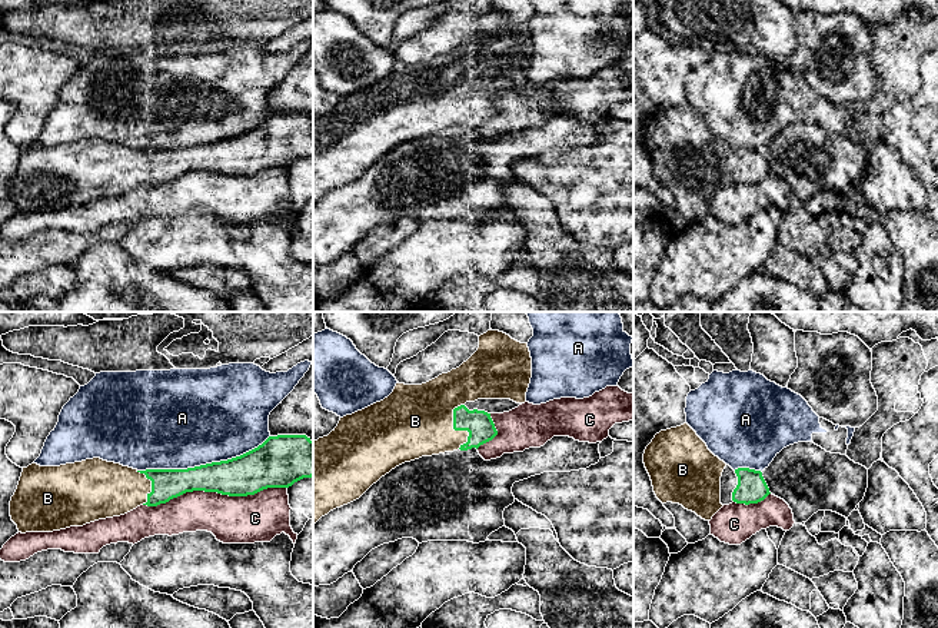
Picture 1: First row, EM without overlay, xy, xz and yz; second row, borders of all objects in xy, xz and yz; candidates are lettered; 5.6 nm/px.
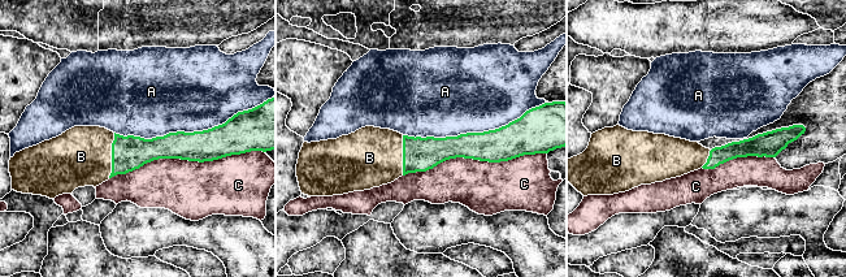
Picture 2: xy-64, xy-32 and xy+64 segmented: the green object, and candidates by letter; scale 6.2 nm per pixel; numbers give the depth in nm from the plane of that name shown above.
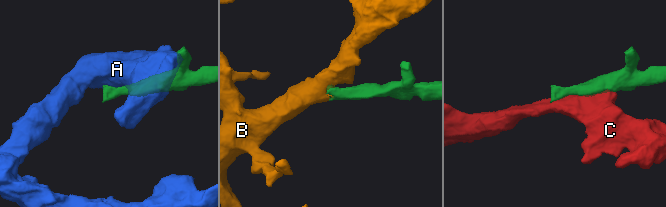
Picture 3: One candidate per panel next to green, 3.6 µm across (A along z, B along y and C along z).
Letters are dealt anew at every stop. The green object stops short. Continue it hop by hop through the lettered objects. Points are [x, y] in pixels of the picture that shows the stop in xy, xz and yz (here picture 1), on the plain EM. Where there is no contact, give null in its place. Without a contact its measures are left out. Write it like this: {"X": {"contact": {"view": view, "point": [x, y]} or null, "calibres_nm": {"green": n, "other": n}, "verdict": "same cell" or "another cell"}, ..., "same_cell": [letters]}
{"A": {"contact": {"view": "xy", "point": [203, 145]}, "calibres_nm": {"green": 220, "other": 480}, "verdict": "another cell"}, "B": {"contact": {"view": "xz", "point": [455, 109]}, "calibres_nm": {"green": 150, "other": 400}, "verdict": "same cell"}, "C": {"contact": {"view": "xy", "point": [215, 170]}, "calibres_nm": {"green": 220, "other": 280}, "verdict": "another cell"}, "same_cell": ["B"]}

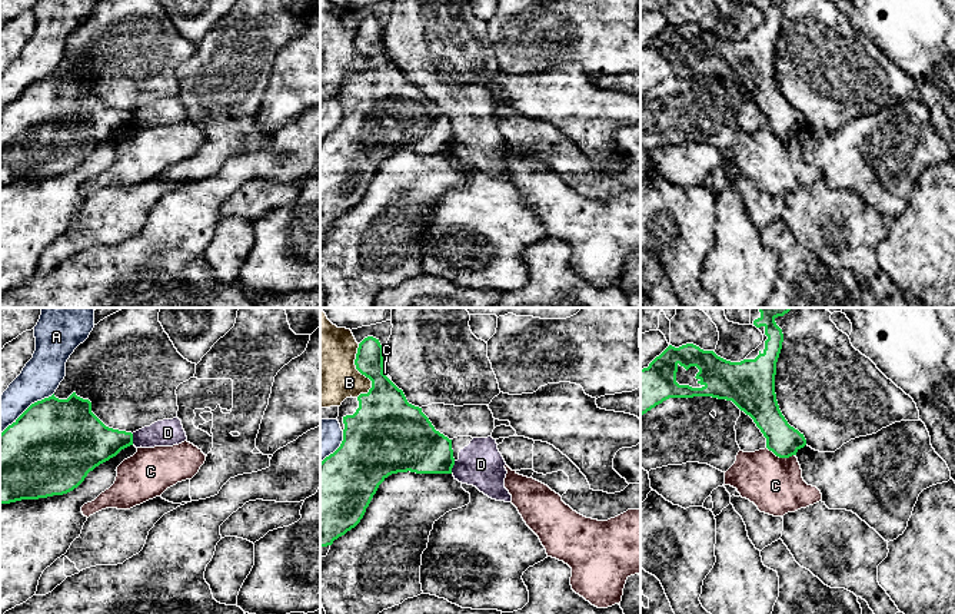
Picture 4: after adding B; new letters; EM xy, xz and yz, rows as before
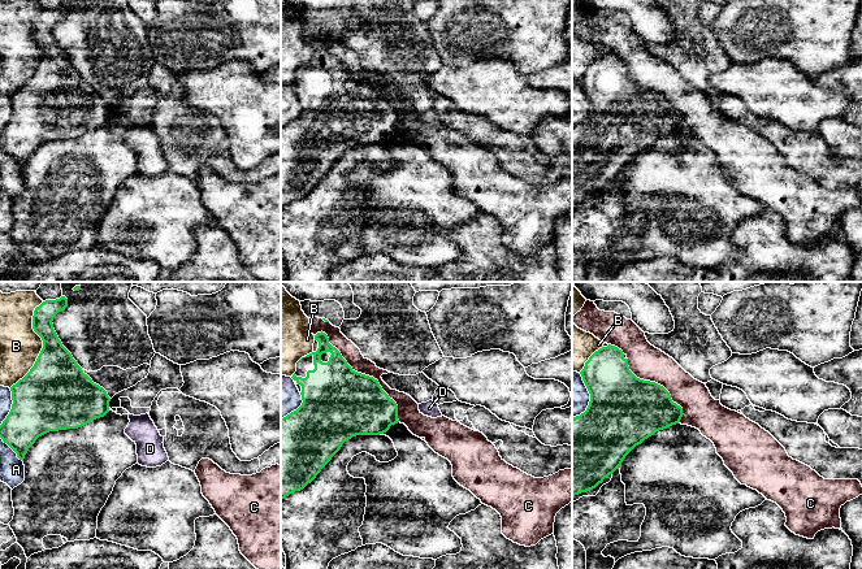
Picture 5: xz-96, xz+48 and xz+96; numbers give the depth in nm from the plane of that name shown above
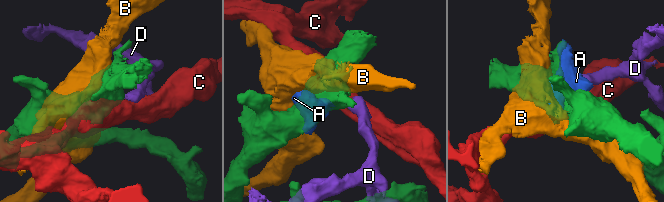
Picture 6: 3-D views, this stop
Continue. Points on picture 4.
{"A": {"contact": {"view": "xy", "point": [27, 88]}, "calibres_nm": {"green": 500, "other": 220}, "verdict": "another cell"}, "B": {"contact": {"view": "xz", "point": [362, 53]}, "calibres_nm": {"green": 300, "other": 400}, "verdict": "another cell"}, "C": {"contact": {"view": "yz", "point": [781, 136]}, "calibres_nm": {"green": 180, "other": 320}, "verdict": "another cell"}, "D": {"contact": {"view": "xz", "point": [452, 146]}, "calibres_nm": {"green": 300, "other": 260}, "verdict": "another cell"}, "same_cell": []}

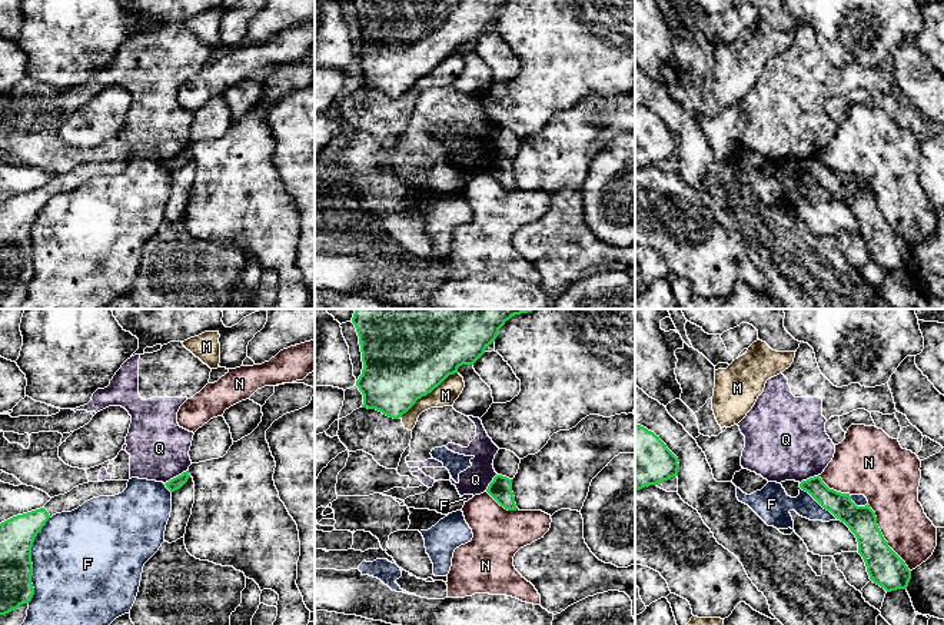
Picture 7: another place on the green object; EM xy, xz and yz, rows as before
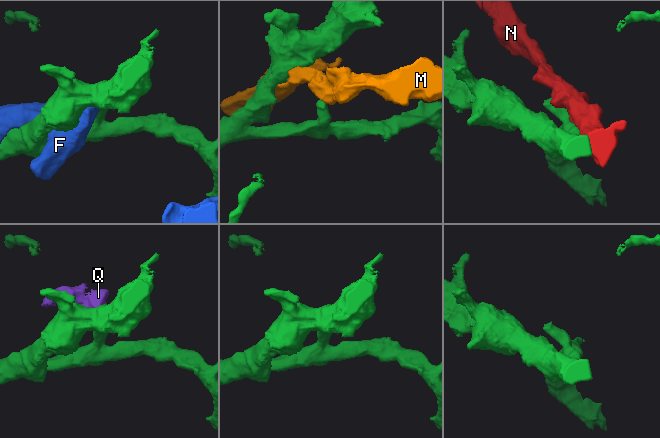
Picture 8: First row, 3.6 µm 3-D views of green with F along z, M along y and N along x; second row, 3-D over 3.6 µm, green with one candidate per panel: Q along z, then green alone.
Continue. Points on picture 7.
{"F": {"contact": {"view": "xy", "point": [30, 239]}, "calibres_nm": {"green": 200, "other": 480}, "verdict": "another cell"}, "M": {"contact": {"view": "xz", "point": [428, 72]}, "calibres_nm": {"green": 460, "other": 130}, "verdict": "another cell"}, "N": {"contact": {"view": "yz", "point": [883, 218]}, "calibres_nm": {"green": 200, "other": 280}, "verdict": "another cell"}, "Q": {"contact": {"view": "xy", "point": [176, 156]}, "calibres_nm": {"green": 70, "other": 340}, "verdict": "another cell"}, "same_cell": []}

